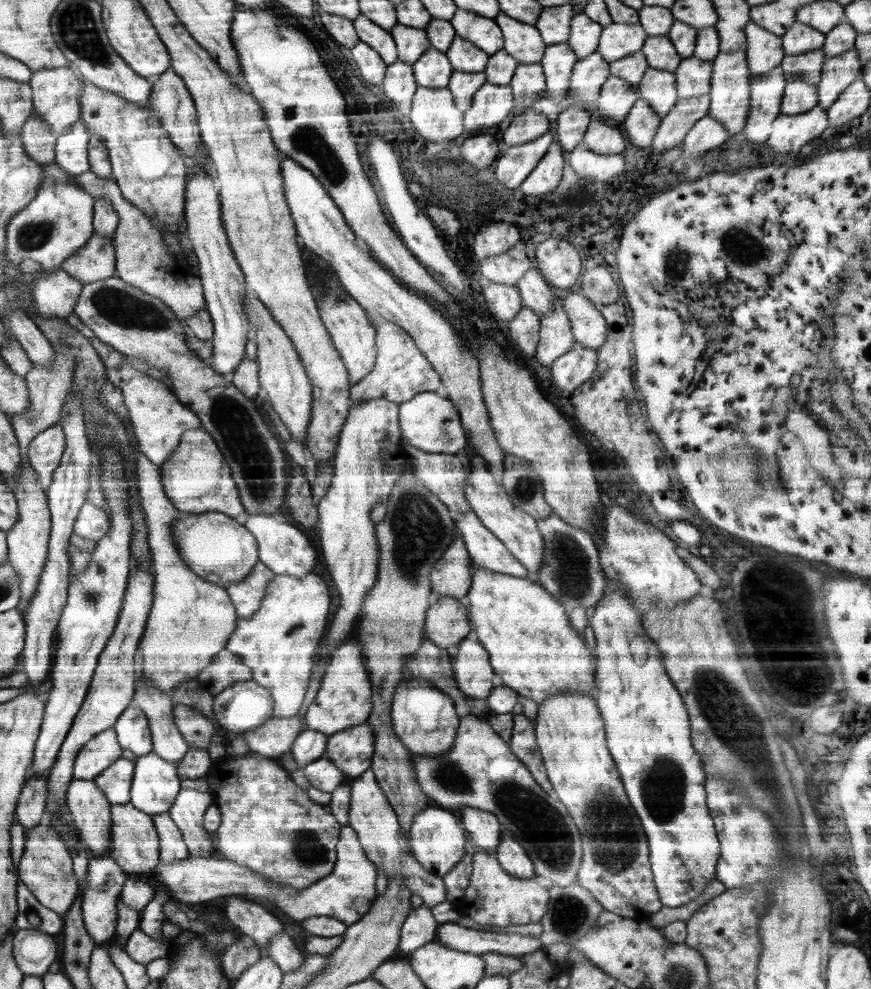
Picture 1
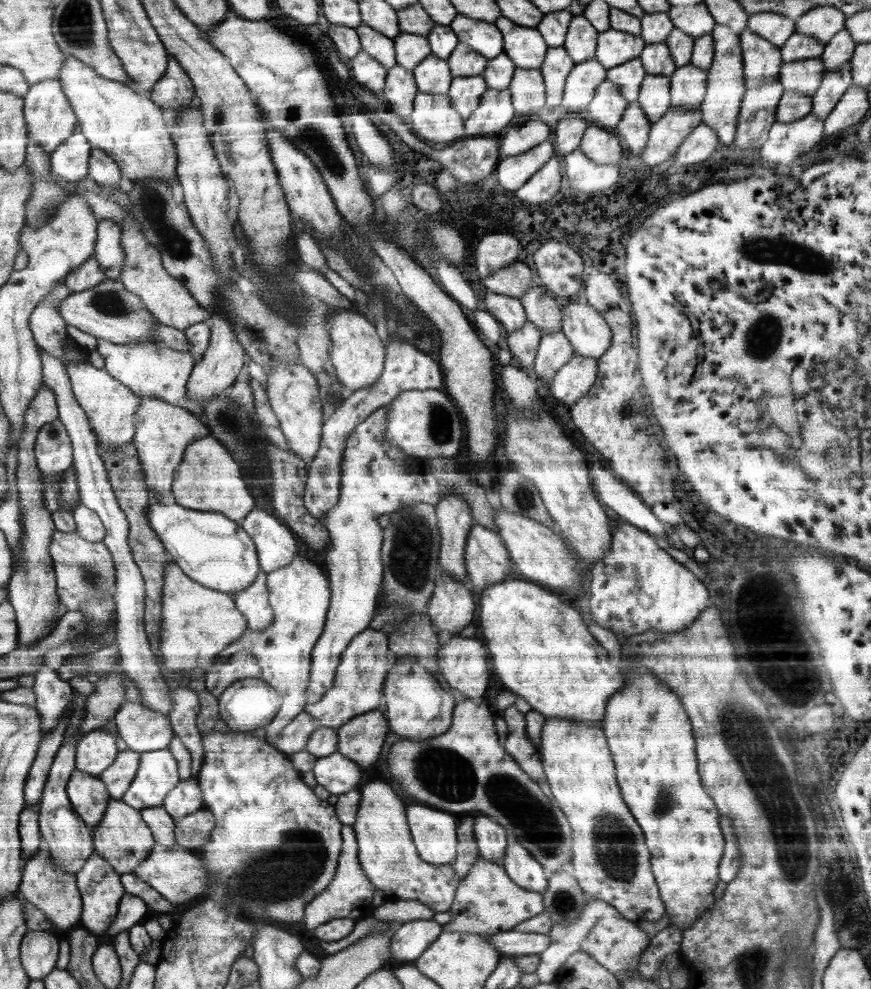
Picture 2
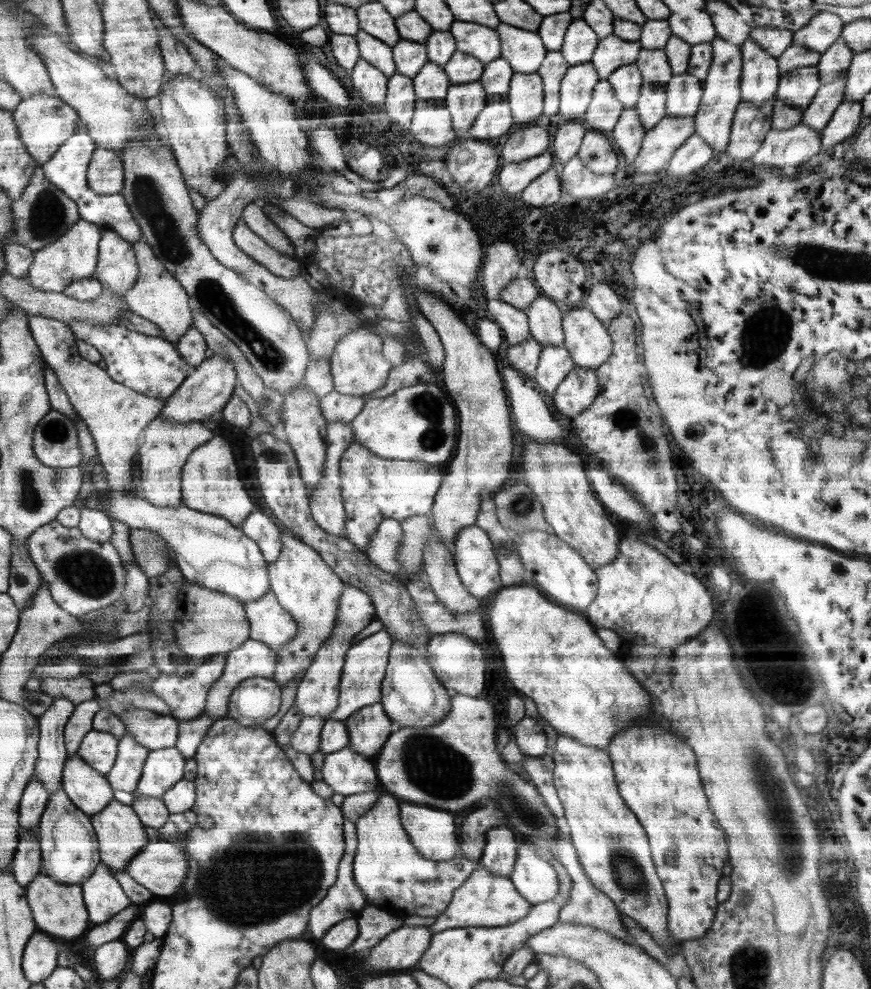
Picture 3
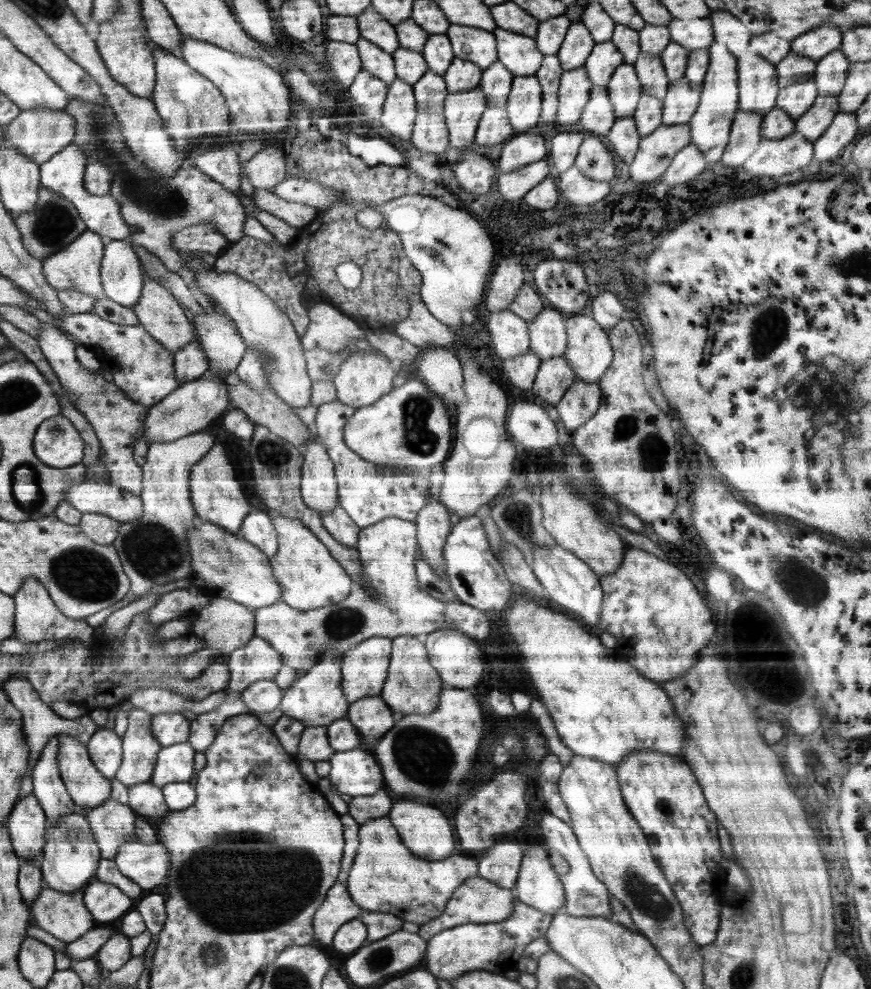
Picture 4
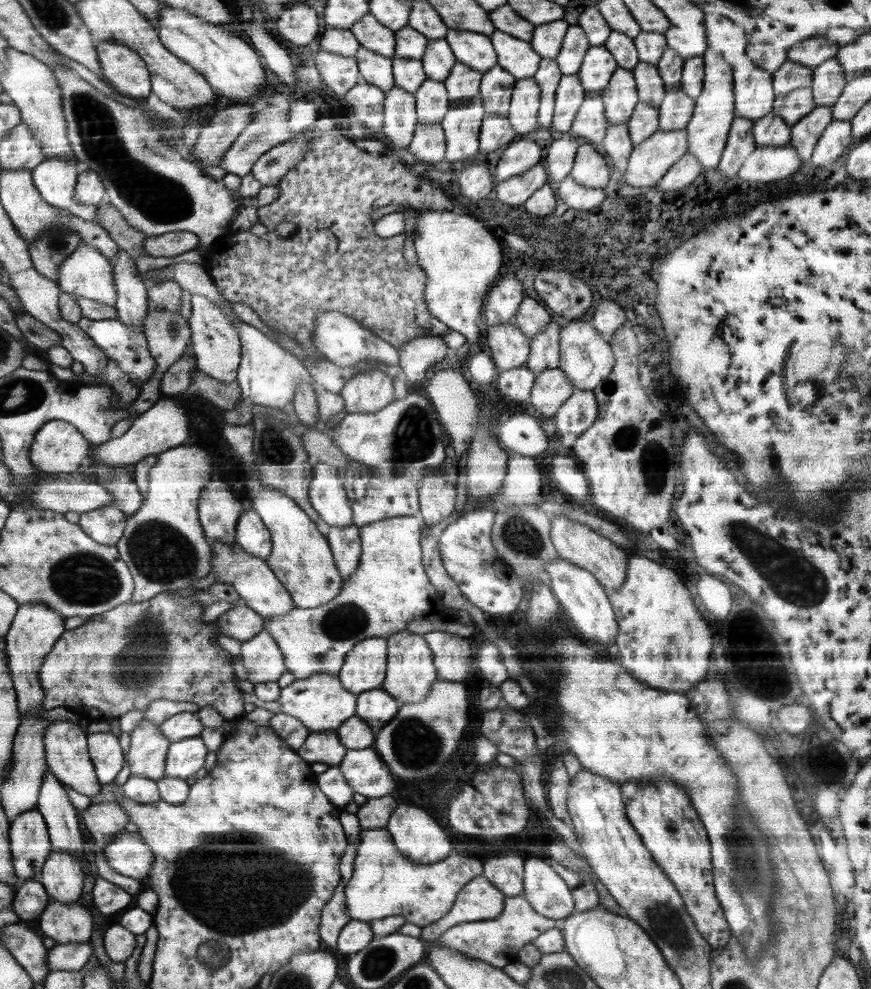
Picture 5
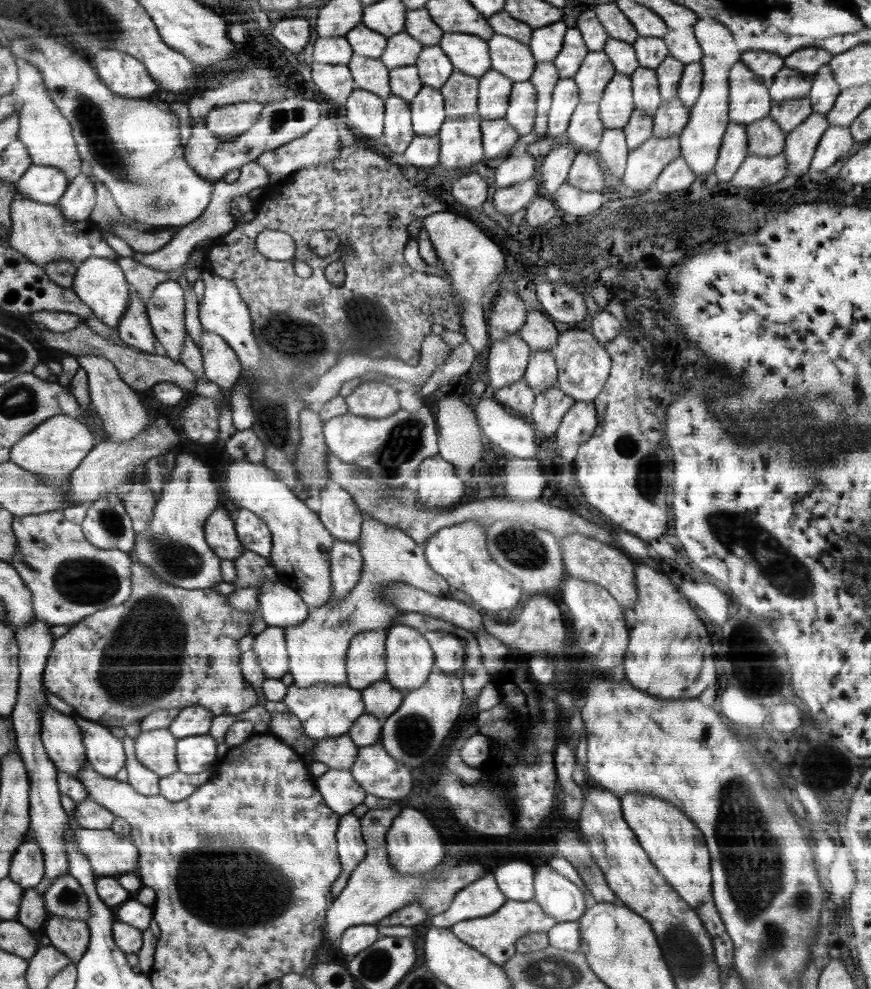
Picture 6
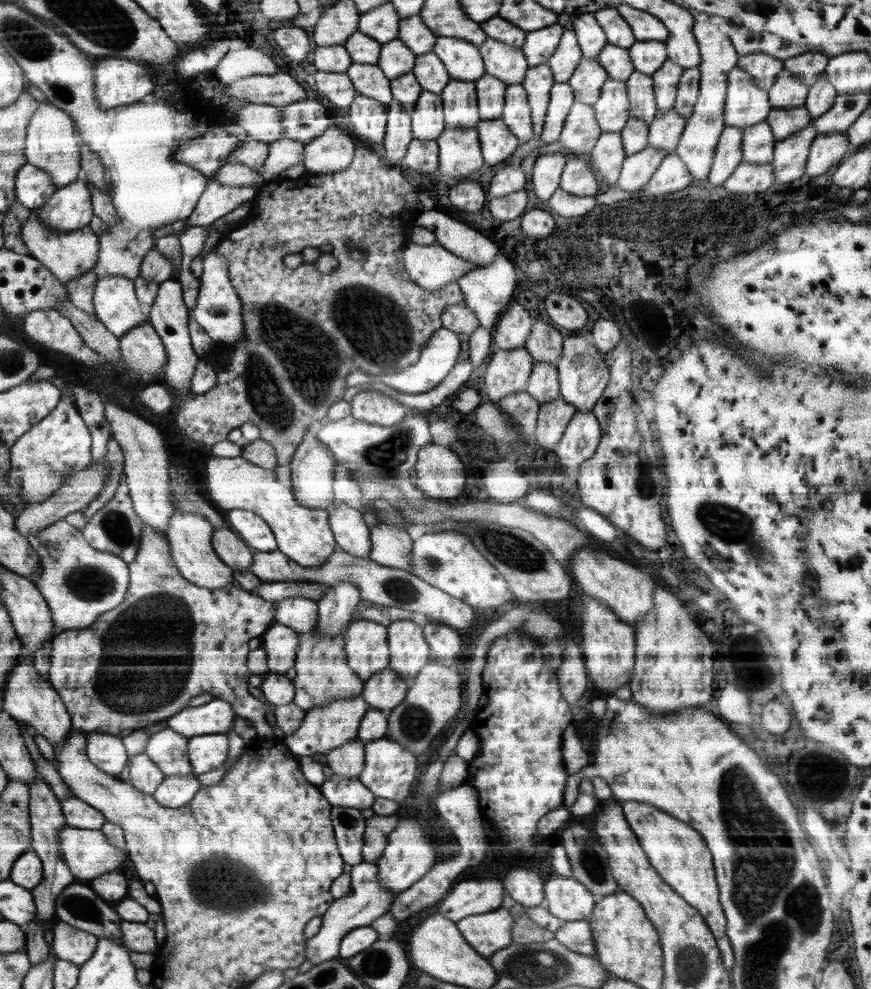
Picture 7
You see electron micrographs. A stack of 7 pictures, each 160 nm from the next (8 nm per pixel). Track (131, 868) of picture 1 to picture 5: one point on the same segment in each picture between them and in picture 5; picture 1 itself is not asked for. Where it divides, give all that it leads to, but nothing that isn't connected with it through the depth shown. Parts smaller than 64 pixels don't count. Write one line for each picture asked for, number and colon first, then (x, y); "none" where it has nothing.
2: (123, 838)
3: (121, 835)
4: (112, 823)
5: (106, 820)

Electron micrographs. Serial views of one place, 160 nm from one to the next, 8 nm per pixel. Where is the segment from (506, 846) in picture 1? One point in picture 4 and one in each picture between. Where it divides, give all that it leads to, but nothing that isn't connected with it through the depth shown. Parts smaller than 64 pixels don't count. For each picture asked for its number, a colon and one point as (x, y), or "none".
2: (521, 868)
3: (534, 879)
4: (538, 885)

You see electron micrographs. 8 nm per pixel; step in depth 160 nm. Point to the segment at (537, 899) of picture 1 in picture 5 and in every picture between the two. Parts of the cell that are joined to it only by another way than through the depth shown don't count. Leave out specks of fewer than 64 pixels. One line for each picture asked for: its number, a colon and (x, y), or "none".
2: (487, 901)
3: (484, 899)
4: (478, 900)
5: (479, 900)

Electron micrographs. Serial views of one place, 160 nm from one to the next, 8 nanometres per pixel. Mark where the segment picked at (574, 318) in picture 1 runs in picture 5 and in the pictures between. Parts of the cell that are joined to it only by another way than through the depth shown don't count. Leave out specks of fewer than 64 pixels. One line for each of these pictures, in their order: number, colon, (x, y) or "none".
2: (584, 326)
3: (589, 345)
4: (588, 352)
5: (586, 358)

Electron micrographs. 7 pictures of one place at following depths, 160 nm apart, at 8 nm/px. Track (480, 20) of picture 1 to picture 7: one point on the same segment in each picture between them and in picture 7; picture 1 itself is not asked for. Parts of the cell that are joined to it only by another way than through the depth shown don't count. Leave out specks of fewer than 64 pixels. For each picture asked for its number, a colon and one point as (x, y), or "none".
2: (485, 38)
3: (482, 42)
4: (476, 45)
5: (475, 50)
6: (468, 53)
7: (462, 59)

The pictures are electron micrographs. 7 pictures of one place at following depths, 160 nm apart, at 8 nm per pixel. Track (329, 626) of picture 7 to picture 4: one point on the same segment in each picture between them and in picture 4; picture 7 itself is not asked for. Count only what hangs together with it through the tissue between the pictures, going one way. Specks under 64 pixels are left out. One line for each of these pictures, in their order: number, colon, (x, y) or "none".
4: (337, 521)
5: (345, 542)
6: (347, 563)

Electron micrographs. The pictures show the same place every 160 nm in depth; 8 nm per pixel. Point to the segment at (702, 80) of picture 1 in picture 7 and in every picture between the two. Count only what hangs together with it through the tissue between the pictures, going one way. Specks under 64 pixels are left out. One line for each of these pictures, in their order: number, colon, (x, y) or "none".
2: (688, 83)
3: (684, 91)
4: (681, 100)
5: (676, 109)
6: (671, 117)
7: (665, 131)

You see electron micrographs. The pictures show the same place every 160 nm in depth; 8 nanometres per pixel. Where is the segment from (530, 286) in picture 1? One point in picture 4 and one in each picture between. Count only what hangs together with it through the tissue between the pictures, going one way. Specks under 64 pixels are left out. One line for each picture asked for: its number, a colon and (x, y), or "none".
2: (542, 309)
3: (544, 317)
4: (547, 334)

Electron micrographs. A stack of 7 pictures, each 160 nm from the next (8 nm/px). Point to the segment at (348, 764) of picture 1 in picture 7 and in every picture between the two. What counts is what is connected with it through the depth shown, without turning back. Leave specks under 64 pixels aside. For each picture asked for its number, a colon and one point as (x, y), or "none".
2: (361, 739)
3: (369, 728)
4: (372, 716)
5: (376, 706)
6: (381, 699)
7: (384, 690)

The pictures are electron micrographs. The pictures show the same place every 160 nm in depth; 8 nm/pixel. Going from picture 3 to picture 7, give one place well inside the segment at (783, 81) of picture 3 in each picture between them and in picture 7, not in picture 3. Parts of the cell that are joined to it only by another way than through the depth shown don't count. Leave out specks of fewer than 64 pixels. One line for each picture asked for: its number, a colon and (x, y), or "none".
4: (796, 98)
5: (795, 105)
6: (790, 113)
7: (785, 122)

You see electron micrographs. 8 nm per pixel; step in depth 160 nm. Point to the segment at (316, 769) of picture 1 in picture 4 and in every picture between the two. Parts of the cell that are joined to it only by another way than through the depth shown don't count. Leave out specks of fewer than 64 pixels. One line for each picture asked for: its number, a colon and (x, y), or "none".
2: (338, 774)
3: (347, 772)
4: (356, 772)

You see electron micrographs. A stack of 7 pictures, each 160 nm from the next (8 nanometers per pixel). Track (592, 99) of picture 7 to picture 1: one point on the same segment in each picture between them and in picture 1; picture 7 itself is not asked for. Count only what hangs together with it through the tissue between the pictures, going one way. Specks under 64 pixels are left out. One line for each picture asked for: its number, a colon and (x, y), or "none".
1: (618, 40)
2: (614, 47)
3: (612, 52)
4: (605, 57)
5: (598, 65)
6: (596, 70)

